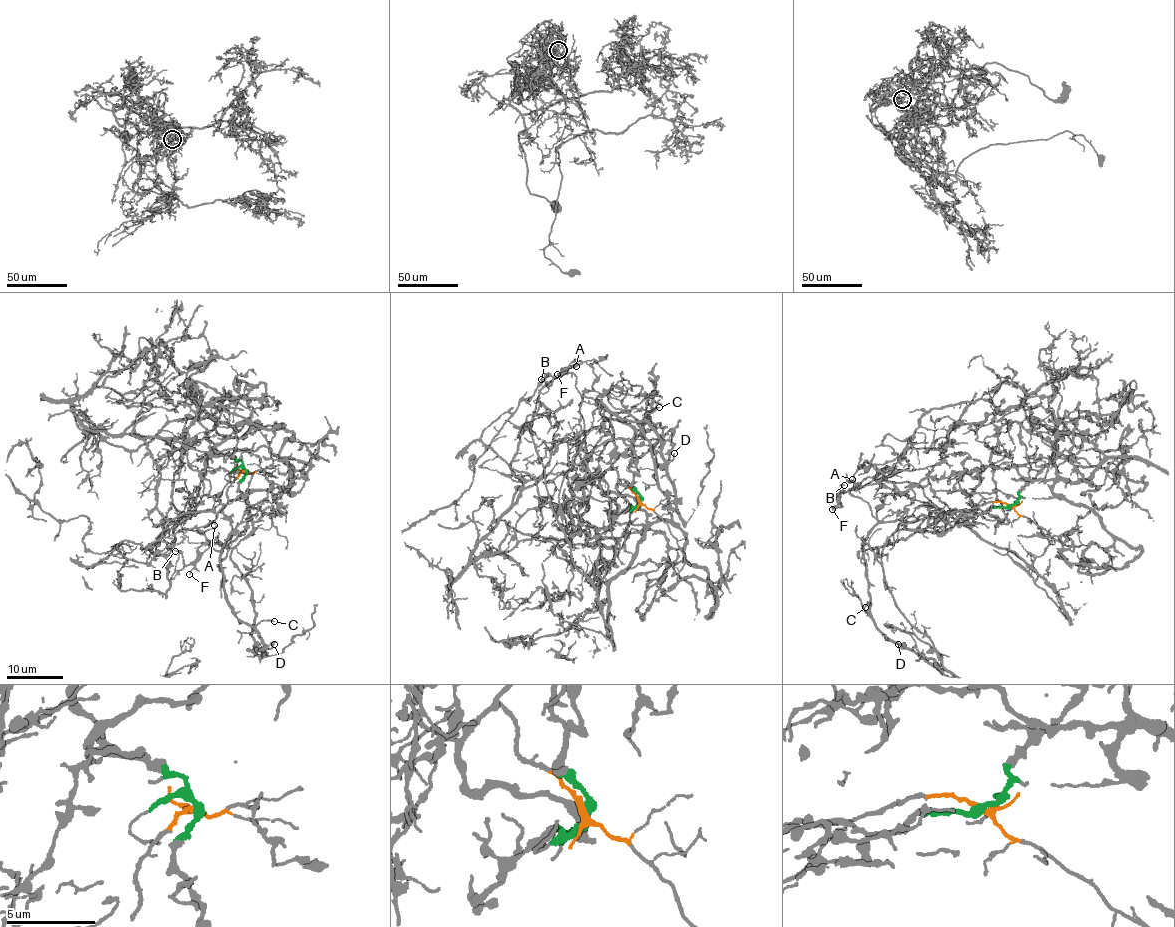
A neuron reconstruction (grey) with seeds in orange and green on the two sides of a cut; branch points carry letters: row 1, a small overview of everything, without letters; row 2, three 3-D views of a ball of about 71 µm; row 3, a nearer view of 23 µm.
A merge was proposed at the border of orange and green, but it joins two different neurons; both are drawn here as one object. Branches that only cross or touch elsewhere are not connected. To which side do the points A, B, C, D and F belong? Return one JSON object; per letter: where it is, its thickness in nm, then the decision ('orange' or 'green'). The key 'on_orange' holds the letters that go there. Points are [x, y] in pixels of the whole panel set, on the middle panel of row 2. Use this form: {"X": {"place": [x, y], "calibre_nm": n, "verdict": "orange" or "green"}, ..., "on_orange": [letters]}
{"A": {"place": [576, 366], "calibre_nm": 130, "verdict": "green"}, "B": {"place": [541, 379], "calibre_nm": 140, "verdict": "orange"}, "C": {"place": [659, 407], "calibre_nm": 190, "verdict": "orange"}, "D": {"place": [674, 453], "calibre_nm": 130, "verdict": "orange"}, "F": {"place": [557, 374], "calibre_nm": 110, "verdict": "orange"}, "on_orange": ["B", "C", "D", "F"]}

